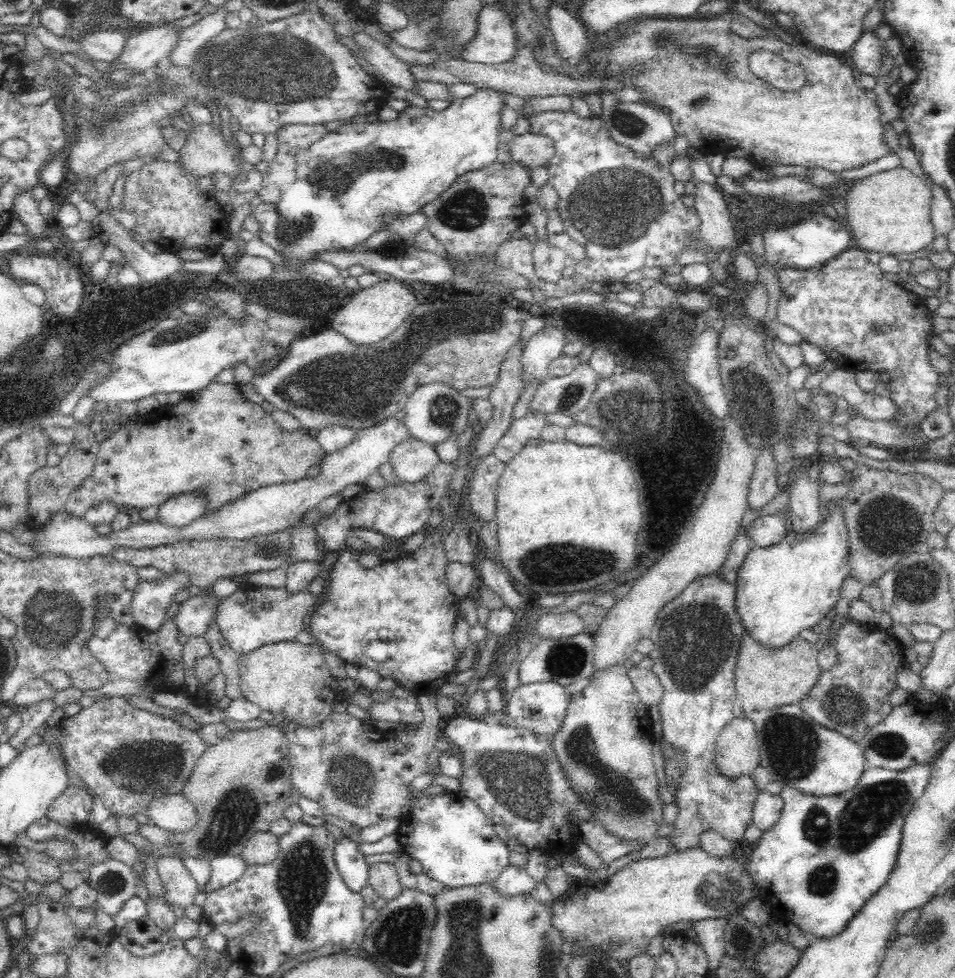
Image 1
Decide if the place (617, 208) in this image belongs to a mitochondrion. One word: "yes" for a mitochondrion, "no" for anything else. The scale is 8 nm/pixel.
yes

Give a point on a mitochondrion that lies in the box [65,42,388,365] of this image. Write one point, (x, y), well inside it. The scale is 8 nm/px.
(99, 129)

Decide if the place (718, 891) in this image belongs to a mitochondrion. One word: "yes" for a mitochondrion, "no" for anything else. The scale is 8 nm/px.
yes

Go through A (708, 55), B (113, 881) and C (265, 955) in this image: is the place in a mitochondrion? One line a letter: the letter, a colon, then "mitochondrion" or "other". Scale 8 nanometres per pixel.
A: mitochondrion
B: other
C: other

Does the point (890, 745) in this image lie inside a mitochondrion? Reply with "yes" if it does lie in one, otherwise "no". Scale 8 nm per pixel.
yes

